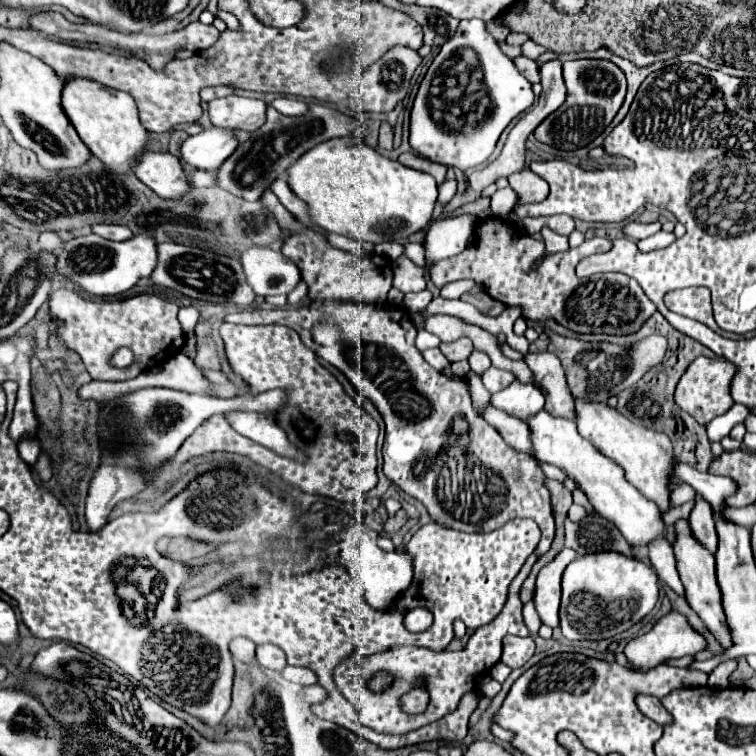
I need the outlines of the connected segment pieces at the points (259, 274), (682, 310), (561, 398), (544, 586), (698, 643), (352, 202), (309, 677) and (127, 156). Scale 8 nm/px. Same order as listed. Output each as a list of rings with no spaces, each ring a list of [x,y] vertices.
[[[252,246],[240,256],[240,262],[250,288],[258,296],[288,294],[300,282],[298,266],[272,248]]]
[[[684,288],[674,290],[664,297],[665,305],[682,316],[688,316],[692,320],[698,320],[712,328],[716,334],[729,339],[738,339],[738,335],[720,330],[712,316],[712,304],[710,304],[710,290],[708,288]]]
[[[538,352],[538,354],[526,354],[524,362],[532,370],[532,380],[534,380],[532,384],[544,390],[546,396],[544,410],[548,410],[548,414],[576,420],[574,398],[568,390],[560,360],[550,352]]]
[[[564,548],[546,568],[540,570],[536,578],[536,590],[534,590],[534,606],[540,616],[540,620],[556,628],[558,626],[558,606],[560,606],[560,578],[564,568],[576,558],[576,552],[570,548]]]
[[[670,612],[670,614],[662,616],[648,634],[638,636],[638,638],[632,638],[626,644],[624,654],[626,654],[626,658],[628,658],[630,666],[632,666],[630,668],[632,672],[648,672],[650,668],[656,668],[656,666],[664,664],[666,660],[690,656],[692,652],[700,652],[704,648],[706,648],[704,638],[688,626],[686,618],[682,614],[678,614],[678,612]]]
[[[352,131],[352,136],[314,146],[286,170],[288,184],[310,206],[312,222],[328,232],[372,244],[406,240],[430,222],[438,200],[436,180],[382,156],[362,141]]]
[[[286,666],[282,670],[282,676],[288,678],[290,682],[296,682],[296,684],[304,684],[304,686],[310,686],[310,684],[316,684],[316,676],[312,670],[308,668],[300,668],[300,666]]]
[[[74,78],[64,82],[62,106],[82,142],[98,160],[108,166],[108,170],[116,170],[116,174],[132,172],[132,166],[136,166],[136,158],[146,152],[148,144],[148,132],[138,118],[138,108],[132,96],[100,86],[94,80]]]

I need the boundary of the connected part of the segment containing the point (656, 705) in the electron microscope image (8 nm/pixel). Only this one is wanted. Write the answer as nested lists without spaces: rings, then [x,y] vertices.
[[[638,696],[636,704],[642,714],[646,714],[650,720],[658,722],[660,726],[668,726],[668,722],[672,720],[672,714],[668,714],[668,710],[664,710],[662,702],[654,696]]]

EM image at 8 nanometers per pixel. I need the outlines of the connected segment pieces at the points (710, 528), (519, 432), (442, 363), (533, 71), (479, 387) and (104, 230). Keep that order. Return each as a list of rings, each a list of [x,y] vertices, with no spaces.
[[[696,496],[696,506],[690,514],[690,528],[694,538],[710,552],[716,552],[718,546],[718,538],[716,538],[716,530],[714,530],[714,520],[712,520],[712,508],[708,502],[704,502],[700,496]]]
[[[492,406],[484,412],[484,418],[488,420],[488,424],[492,424],[500,432],[500,436],[506,440],[508,446],[512,446],[518,452],[534,456],[532,442],[528,440],[530,434],[528,434],[526,422],[522,422],[502,410],[496,410]]]
[[[428,348],[428,350],[422,352],[422,356],[424,356],[424,360],[426,360],[430,366],[434,366],[436,370],[440,370],[440,372],[444,372],[444,374],[448,374],[448,376],[454,376],[452,370],[450,370],[450,362],[446,360],[446,356],[444,356],[438,348]]]
[[[518,56],[514,58],[514,64],[516,68],[520,70],[520,74],[524,74],[524,78],[528,78],[532,84],[540,82],[540,76],[538,76],[538,64],[526,56]]]
[[[470,372],[466,378],[468,378],[468,384],[470,384],[474,410],[476,410],[478,414],[482,414],[484,406],[490,406],[490,392],[484,388],[484,384],[482,384],[482,380],[480,380],[480,376],[478,376],[478,374]]]
[[[96,224],[96,226],[92,226],[92,232],[106,238],[106,240],[128,240],[128,238],[132,238],[130,228],[116,226],[116,224]]]

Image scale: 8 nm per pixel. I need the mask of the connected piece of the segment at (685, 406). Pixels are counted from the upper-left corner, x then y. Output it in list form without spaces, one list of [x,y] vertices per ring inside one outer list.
[[[698,356],[682,374],[682,378],[676,384],[676,392],[674,392],[674,402],[678,408],[682,408],[684,412],[688,412],[692,418],[696,418],[696,422],[700,424],[708,424],[712,418],[728,412],[734,402],[730,396],[730,382],[736,374],[736,366],[728,360],[718,360],[718,358],[706,358],[706,356]]]

